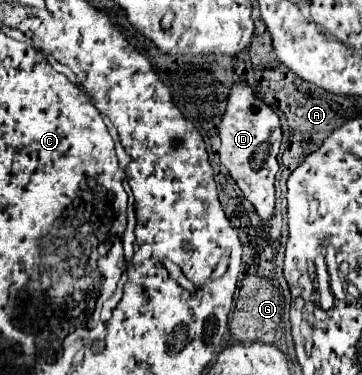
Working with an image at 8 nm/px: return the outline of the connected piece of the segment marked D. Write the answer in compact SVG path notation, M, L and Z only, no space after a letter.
M238 82L230 90L228 110L222 116L220 124L220 138L220 162L230 172L244 198L256 208L260 220L268 222L274 210L274 176L278 172L276 156L280 152L282 130L276 112L262 100L258 100L254 92L246 86L246 82Z

